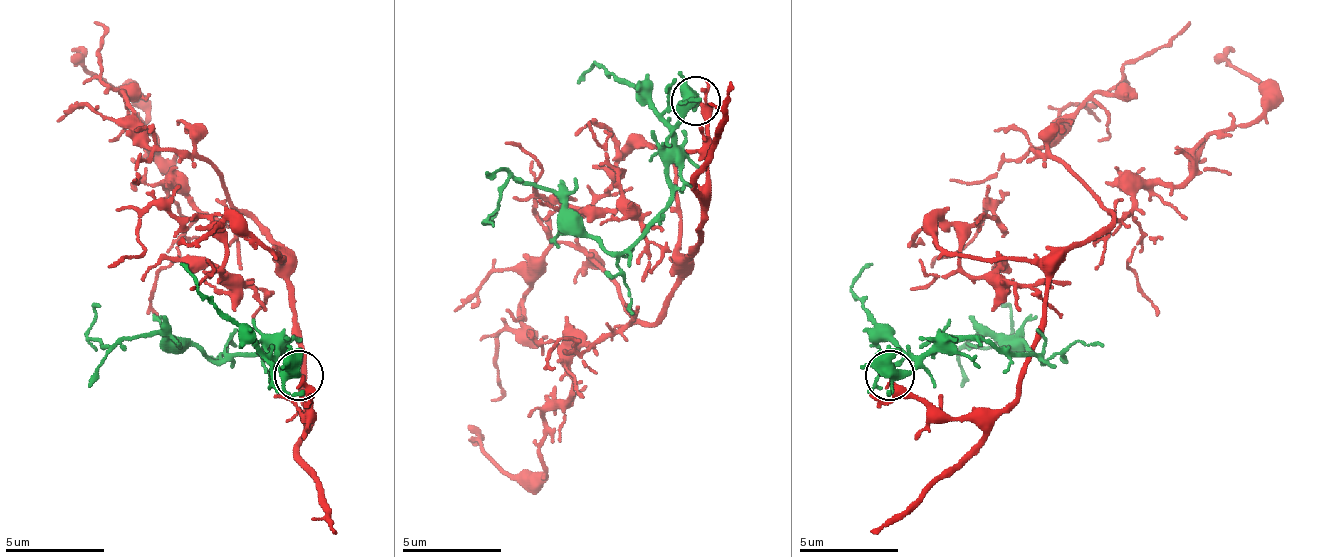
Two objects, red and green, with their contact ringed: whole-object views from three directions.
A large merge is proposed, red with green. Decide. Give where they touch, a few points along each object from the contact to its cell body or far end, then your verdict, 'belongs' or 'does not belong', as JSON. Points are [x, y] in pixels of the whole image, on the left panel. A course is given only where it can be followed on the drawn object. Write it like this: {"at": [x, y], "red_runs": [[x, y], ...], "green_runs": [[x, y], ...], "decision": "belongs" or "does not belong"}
{"at": [299, 375], "red_runs": [[302, 374], [292, 260], [208, 161], [159, 151], [100, 77], [104, 28], [95, 23]], "green_runs": [[297, 374], [278, 364], [273, 339], [223, 359], [149, 334], [90, 339], [95, 310], [100, 305]], "decision": "belongs"}

